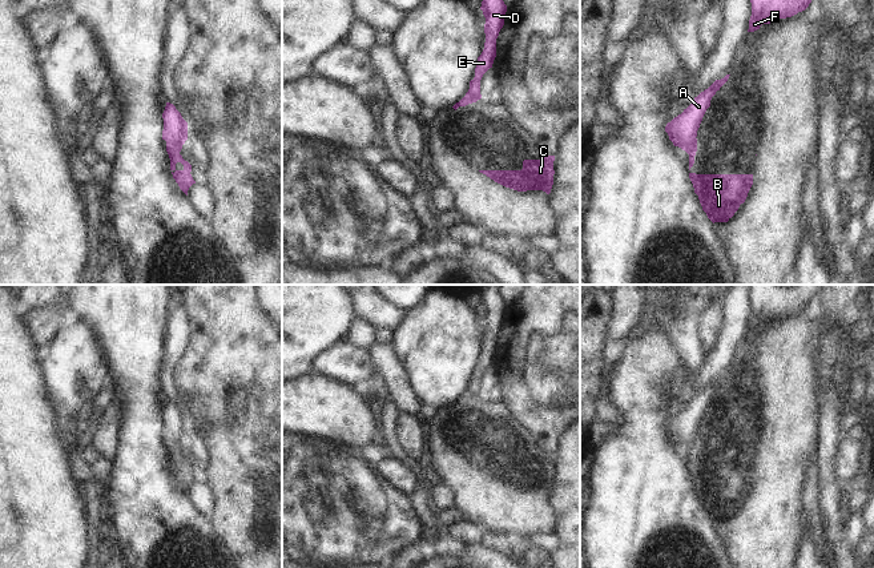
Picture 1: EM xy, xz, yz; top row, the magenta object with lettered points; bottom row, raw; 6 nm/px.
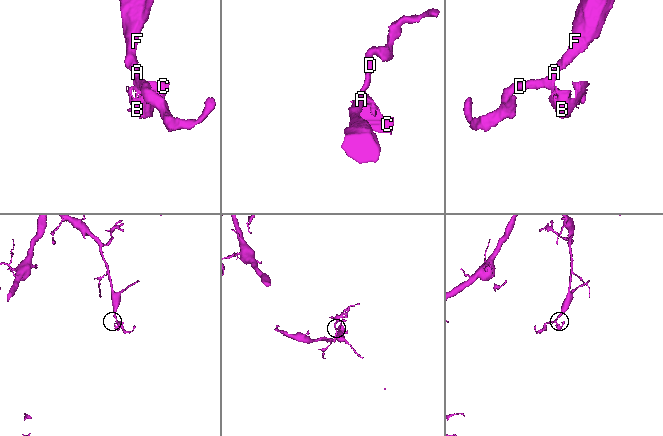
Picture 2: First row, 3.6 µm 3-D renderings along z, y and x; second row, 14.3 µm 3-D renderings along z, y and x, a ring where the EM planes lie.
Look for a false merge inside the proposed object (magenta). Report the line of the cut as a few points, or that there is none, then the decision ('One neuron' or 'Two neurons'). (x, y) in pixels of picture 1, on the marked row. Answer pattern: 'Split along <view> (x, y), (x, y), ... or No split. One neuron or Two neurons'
Split along xy (166, 142), (178, 153). Two neurons.

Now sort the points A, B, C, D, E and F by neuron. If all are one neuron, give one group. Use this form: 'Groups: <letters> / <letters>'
Groups: A D E F / B C.

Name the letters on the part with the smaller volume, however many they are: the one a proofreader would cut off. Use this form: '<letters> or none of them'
B, C

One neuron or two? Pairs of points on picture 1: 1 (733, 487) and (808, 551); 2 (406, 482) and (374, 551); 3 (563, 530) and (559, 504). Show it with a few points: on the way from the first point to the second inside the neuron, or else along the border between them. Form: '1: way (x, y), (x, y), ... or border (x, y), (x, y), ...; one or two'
1: border (802, 515), (802, 538), (797, 554); two
2: border (379, 470), (391, 484), (406, 495); two
3: way (563, 523), (563, 511); one

